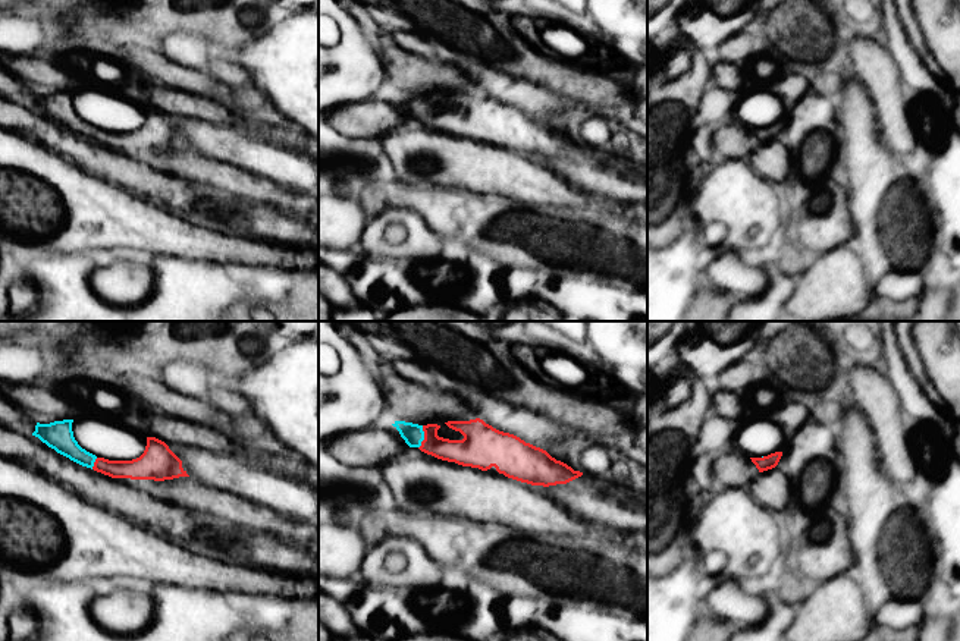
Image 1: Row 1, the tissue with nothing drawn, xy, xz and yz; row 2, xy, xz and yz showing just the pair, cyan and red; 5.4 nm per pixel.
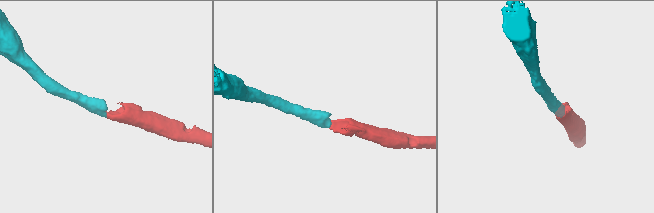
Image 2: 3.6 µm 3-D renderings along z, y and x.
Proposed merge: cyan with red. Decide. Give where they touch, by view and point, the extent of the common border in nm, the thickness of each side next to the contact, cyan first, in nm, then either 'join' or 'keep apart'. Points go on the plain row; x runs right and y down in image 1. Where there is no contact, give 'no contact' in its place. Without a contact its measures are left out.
meets cyan in xz at (423, 109); contact 130 nm long; 120 nm thick on the cyan side, 150 nm on the other; join

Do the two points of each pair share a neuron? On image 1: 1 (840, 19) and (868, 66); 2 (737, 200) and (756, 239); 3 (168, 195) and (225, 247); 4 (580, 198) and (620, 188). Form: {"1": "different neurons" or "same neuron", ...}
{"1": "different neurons", "2": "same neuron", "3": "different neurons", "4": "different neurons"}

